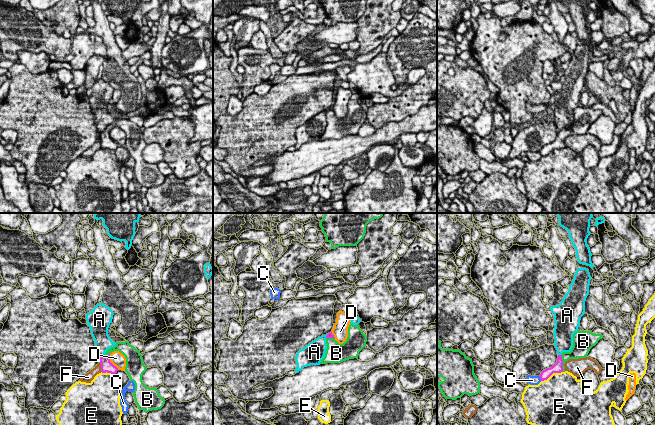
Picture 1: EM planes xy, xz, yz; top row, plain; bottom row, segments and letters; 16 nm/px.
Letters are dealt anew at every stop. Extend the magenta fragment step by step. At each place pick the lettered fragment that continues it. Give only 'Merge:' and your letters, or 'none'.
Merge: B

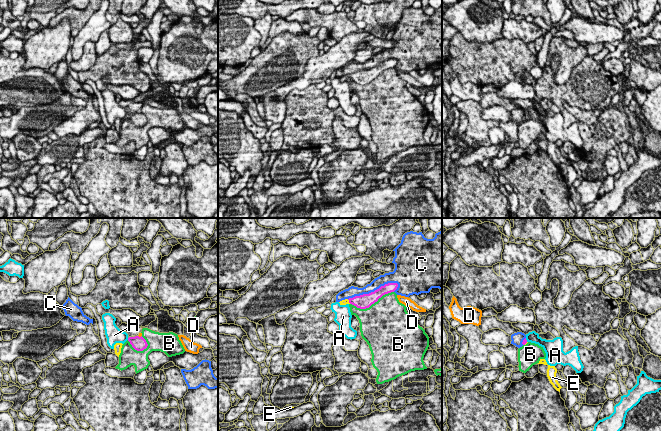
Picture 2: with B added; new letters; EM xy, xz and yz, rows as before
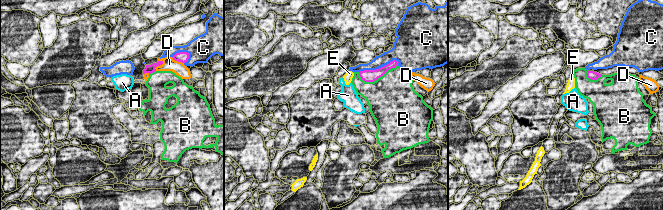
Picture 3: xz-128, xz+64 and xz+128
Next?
Merge: E

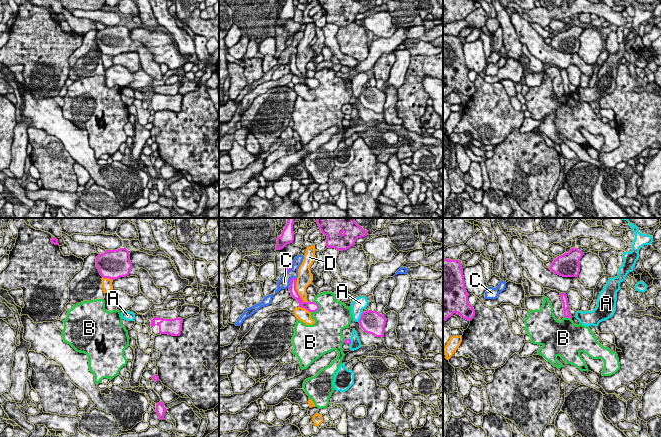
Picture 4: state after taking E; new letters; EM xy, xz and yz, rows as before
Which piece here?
Merge: none

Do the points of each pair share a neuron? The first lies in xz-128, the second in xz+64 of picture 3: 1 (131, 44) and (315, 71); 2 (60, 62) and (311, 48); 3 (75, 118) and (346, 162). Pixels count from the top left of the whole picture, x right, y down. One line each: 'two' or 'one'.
1: one
2: one
3: two

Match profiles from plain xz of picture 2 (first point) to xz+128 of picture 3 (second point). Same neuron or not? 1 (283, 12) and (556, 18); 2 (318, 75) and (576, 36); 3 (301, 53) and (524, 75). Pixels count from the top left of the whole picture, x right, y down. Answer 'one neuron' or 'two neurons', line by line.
1: two neurons
2: two neurons
3: two neurons

